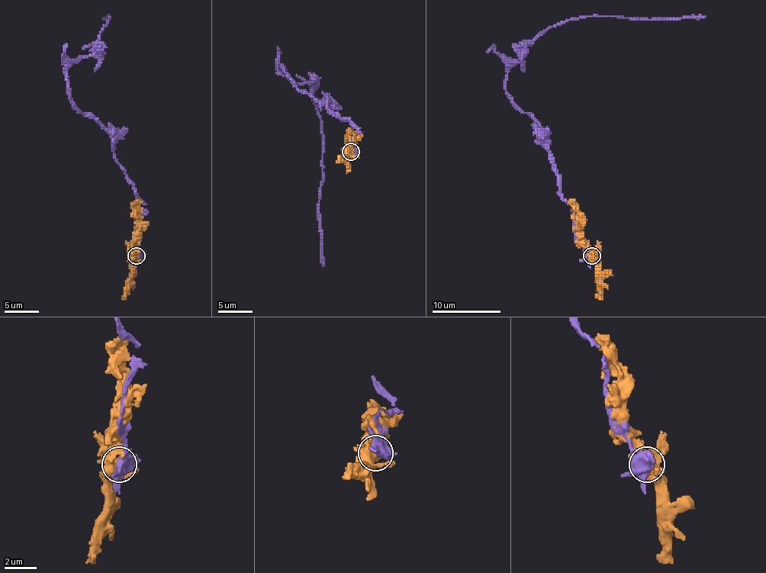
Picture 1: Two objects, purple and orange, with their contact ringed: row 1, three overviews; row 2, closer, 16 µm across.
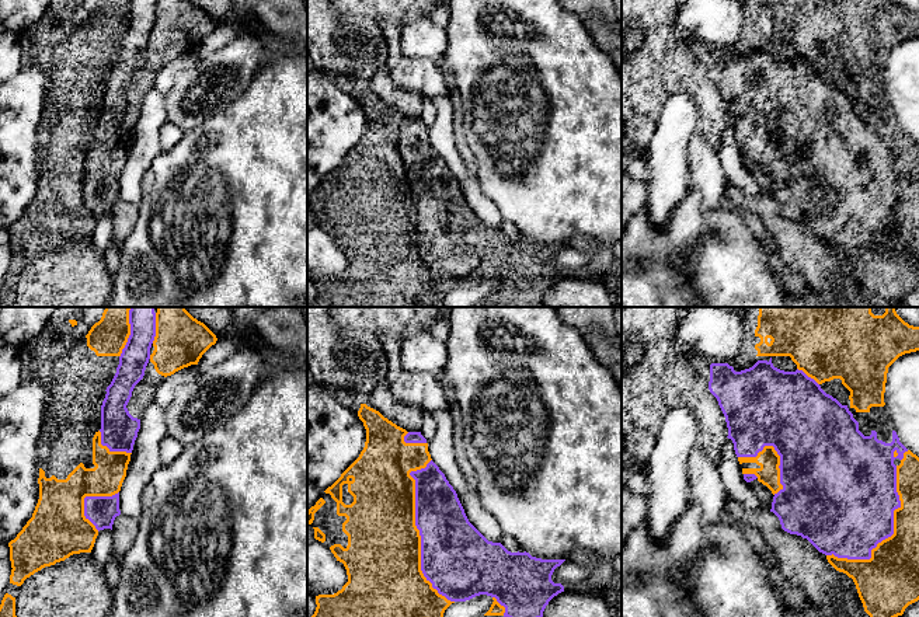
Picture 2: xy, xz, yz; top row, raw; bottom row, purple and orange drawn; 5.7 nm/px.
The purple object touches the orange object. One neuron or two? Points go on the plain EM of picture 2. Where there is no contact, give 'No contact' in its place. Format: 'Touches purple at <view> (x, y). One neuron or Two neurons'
Touches purple at xz (417, 213). Two neurons

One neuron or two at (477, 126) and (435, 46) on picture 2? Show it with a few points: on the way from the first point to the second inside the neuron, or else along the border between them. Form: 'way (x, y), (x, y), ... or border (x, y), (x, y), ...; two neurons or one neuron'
border (445, 28), (446, 51), (439, 60); two neurons

